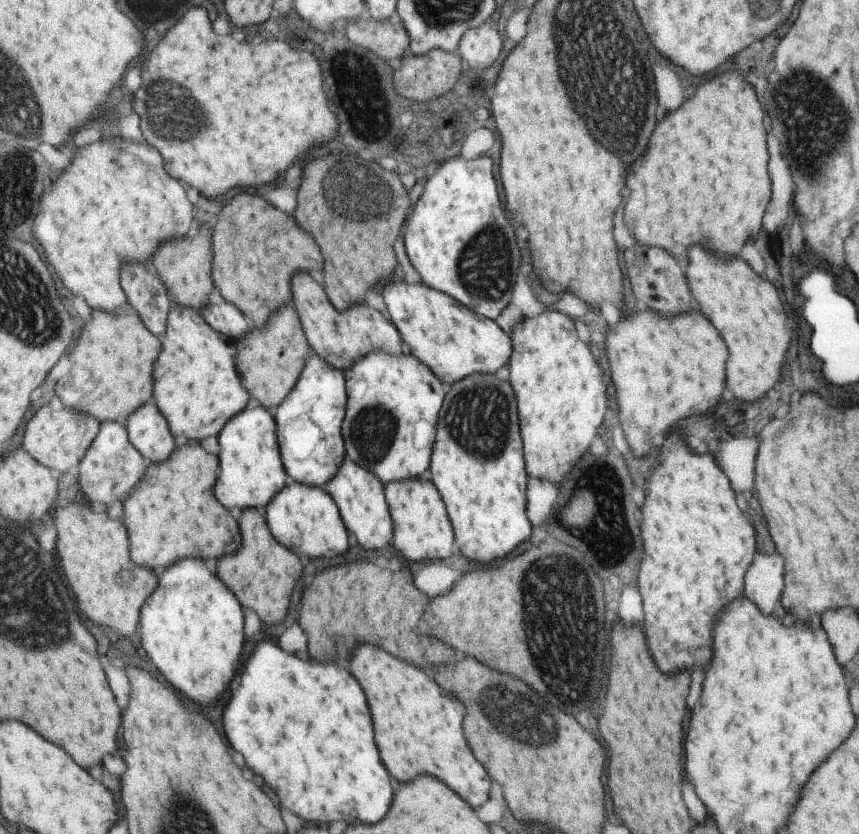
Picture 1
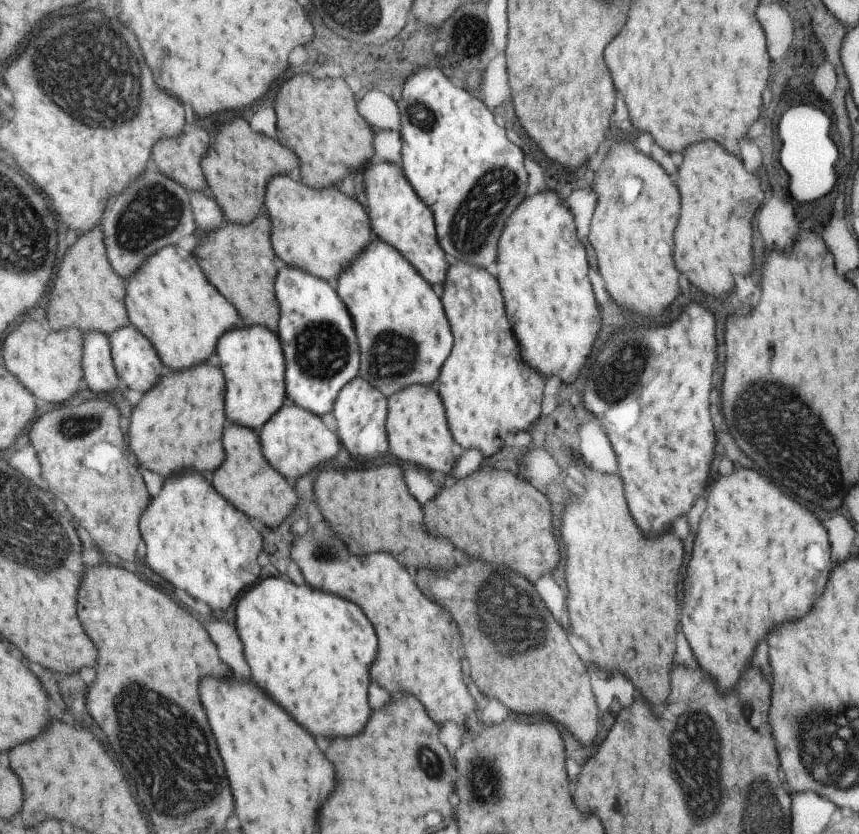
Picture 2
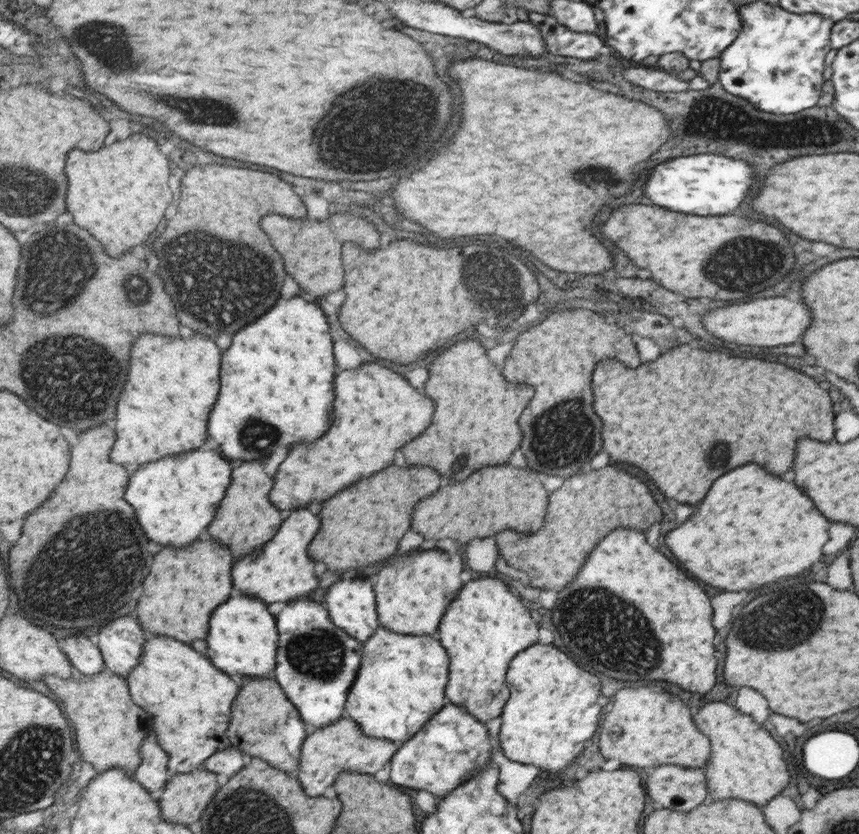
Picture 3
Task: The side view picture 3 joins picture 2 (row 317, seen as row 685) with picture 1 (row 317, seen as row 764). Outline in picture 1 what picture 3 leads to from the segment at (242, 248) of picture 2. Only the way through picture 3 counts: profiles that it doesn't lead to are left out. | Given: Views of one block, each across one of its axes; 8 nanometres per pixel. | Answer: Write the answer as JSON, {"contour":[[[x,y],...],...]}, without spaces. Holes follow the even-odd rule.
{"contour":[[[288,304],[286,307],[280,309],[269,320],[264,329],[252,328],[251,333],[245,339],[240,340],[238,346],[242,348],[240,358],[238,358],[238,366],[242,366],[240,372],[242,372],[241,377],[246,388],[256,400],[259,400],[262,406],[271,411],[278,410],[278,408],[285,404],[290,393],[297,388],[297,384],[300,382],[302,373],[305,372],[306,365],[311,357],[312,346],[307,337],[301,315],[296,307]]]}

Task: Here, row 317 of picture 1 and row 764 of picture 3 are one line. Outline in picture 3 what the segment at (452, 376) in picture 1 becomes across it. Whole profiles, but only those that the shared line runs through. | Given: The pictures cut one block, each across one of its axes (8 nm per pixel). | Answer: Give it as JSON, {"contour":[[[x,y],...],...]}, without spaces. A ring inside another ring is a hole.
{"contour":[[[448,703],[426,723],[422,730],[400,744],[397,754],[390,759],[390,783],[394,786],[427,790],[436,798],[444,797],[462,783],[466,783],[478,769],[490,759],[490,744],[486,740],[486,728],[482,721],[468,714],[462,705]]]}

